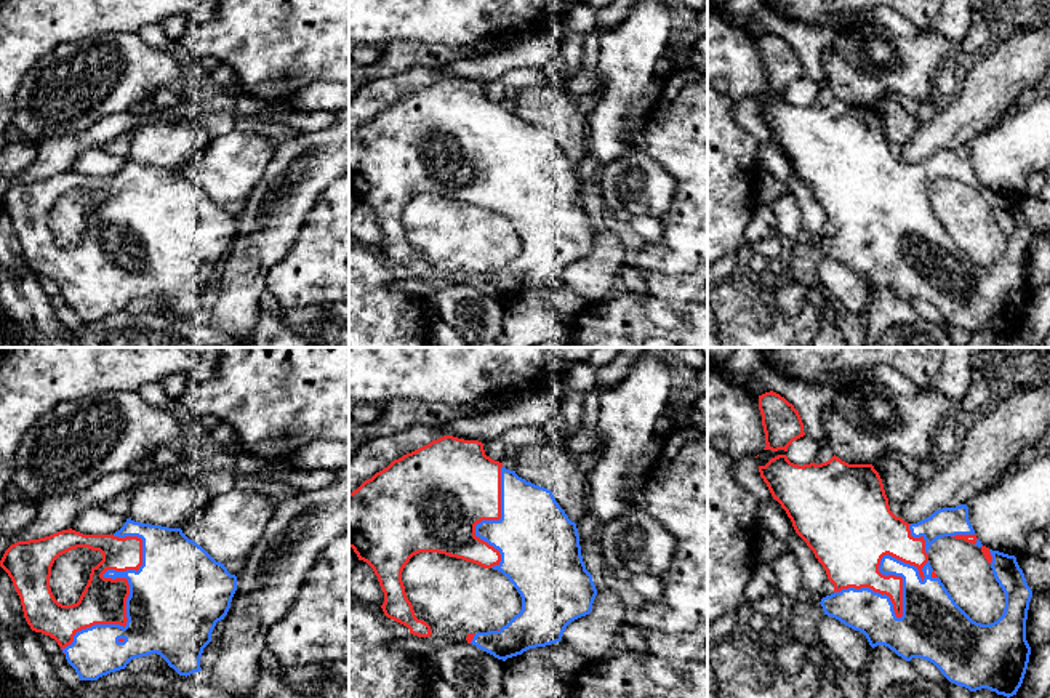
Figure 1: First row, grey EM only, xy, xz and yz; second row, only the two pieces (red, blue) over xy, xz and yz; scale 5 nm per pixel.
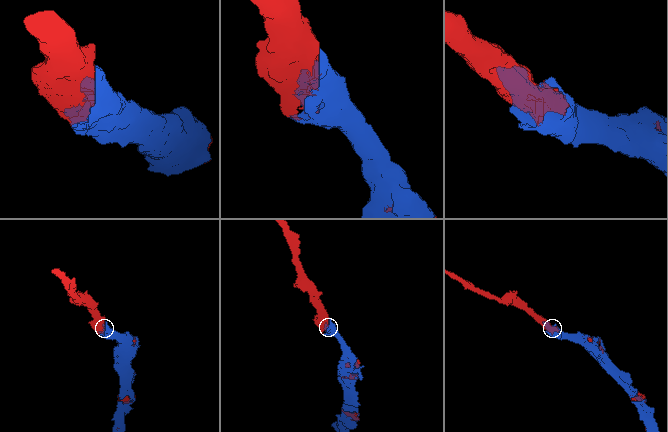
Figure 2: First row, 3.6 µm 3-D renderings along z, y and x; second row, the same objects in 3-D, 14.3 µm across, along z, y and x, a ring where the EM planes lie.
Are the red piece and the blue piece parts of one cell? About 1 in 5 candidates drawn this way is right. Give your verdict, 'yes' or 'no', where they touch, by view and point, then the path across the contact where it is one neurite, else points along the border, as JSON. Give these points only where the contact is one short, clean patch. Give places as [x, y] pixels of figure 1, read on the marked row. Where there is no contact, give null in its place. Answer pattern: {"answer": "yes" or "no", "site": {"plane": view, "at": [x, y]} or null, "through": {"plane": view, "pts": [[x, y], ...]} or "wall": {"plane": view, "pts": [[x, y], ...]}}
{"answer": "yes", "site": {"plane": "xy", "at": [128, 591]}}

